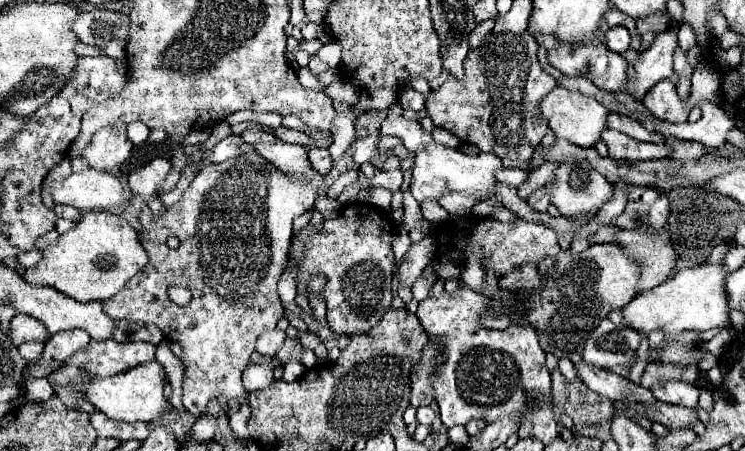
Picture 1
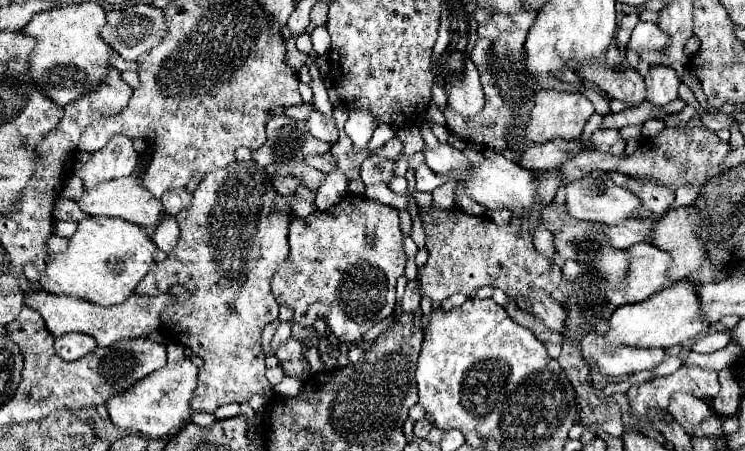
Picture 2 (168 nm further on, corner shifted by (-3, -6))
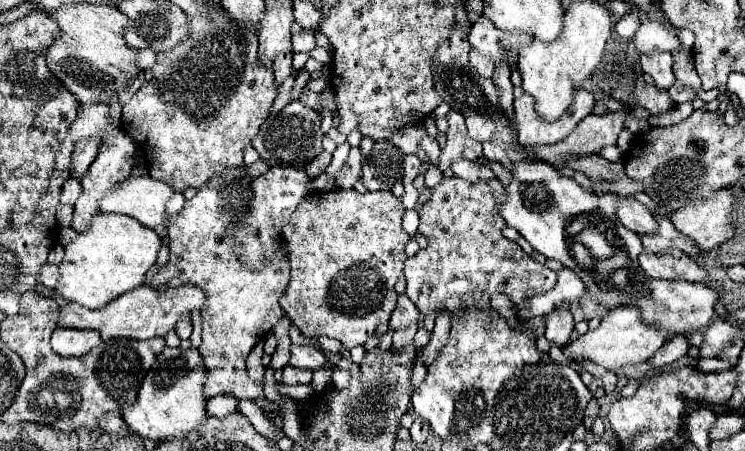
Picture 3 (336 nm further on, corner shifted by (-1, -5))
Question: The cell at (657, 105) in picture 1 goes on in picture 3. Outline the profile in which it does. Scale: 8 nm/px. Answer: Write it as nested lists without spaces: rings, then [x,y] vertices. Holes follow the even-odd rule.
[[[671,53],[641,55],[641,67],[643,67],[643,71],[653,77],[657,89],[661,89],[661,91],[669,91],[669,87],[675,83],[671,65],[673,65]]]

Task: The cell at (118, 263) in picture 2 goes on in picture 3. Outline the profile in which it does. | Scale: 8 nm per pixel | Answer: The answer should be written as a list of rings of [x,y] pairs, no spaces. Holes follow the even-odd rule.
[[[97,213],[89,229],[81,231],[67,247],[59,265],[55,291],[67,301],[77,301],[89,309],[99,309],[115,297],[143,285],[145,273],[155,265],[161,239],[153,229],[137,223],[127,215]]]

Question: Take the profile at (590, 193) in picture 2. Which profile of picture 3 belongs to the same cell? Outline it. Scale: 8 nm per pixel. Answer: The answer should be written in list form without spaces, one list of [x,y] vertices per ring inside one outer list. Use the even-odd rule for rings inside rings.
[[[617,195],[617,209],[615,209],[617,219],[633,233],[643,235],[643,233],[655,233],[657,231],[657,221],[655,217],[647,211],[645,205],[641,205],[633,197]]]

